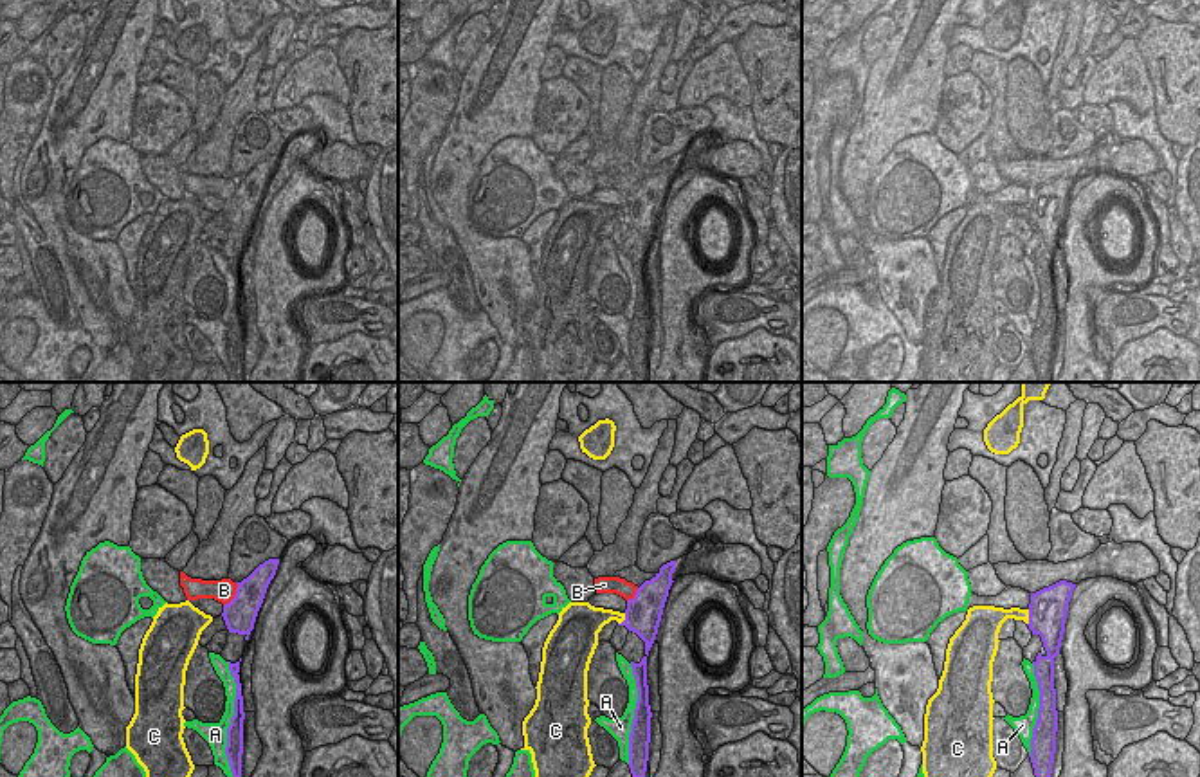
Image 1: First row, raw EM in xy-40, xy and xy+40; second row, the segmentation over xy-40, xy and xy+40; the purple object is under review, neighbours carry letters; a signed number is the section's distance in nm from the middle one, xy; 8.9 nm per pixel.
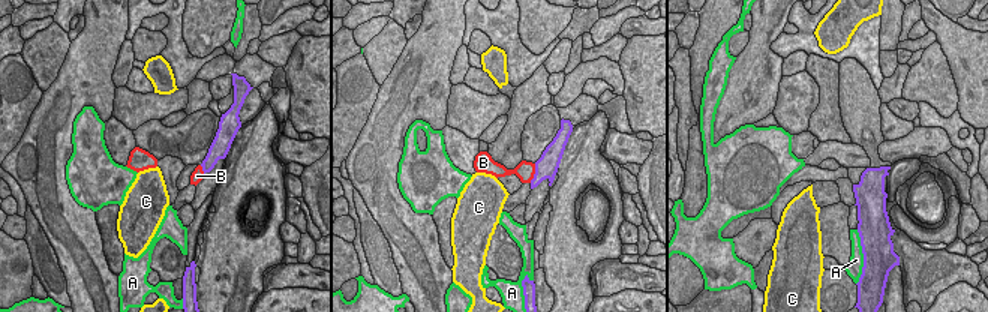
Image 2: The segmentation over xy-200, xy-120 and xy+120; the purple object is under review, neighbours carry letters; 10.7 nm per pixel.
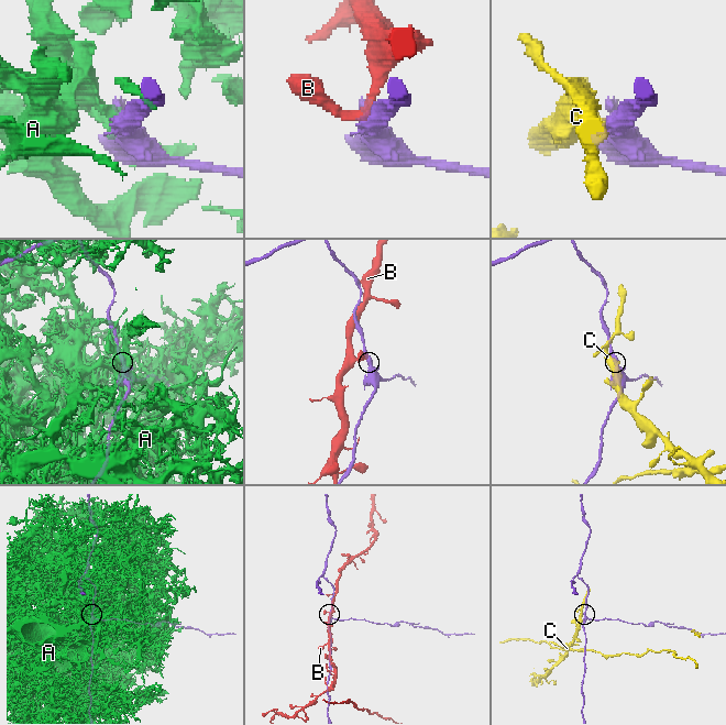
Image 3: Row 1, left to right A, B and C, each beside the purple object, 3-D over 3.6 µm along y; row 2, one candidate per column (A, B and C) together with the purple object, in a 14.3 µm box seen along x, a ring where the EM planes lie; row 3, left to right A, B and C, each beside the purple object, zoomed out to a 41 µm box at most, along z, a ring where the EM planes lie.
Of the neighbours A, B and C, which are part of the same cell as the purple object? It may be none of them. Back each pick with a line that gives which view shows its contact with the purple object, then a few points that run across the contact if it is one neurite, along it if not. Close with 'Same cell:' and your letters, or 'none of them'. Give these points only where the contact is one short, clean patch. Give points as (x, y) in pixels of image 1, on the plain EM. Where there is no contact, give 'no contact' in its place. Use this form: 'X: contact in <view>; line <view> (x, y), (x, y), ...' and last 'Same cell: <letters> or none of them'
Same cell: none of them

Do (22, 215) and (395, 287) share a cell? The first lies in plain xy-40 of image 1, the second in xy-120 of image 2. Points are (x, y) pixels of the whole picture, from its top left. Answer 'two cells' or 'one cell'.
one cell

